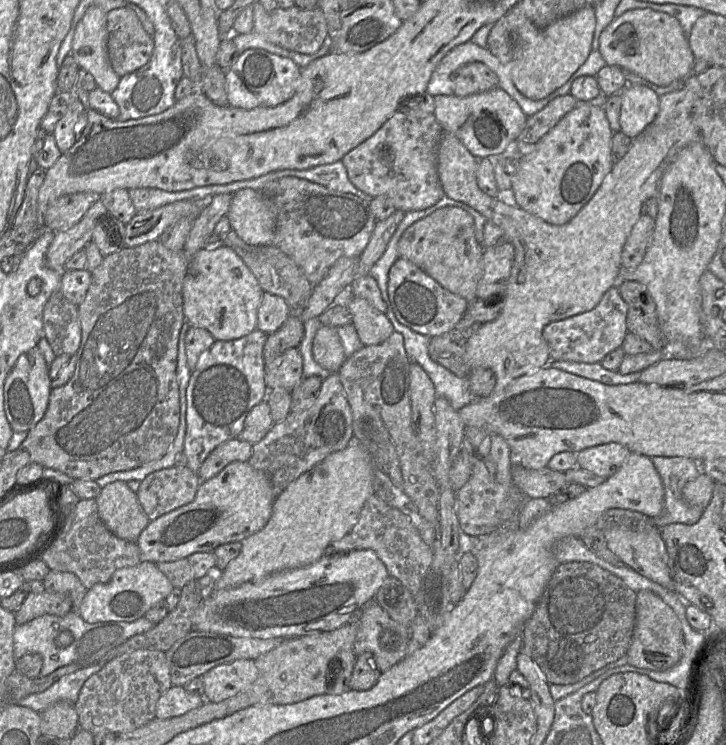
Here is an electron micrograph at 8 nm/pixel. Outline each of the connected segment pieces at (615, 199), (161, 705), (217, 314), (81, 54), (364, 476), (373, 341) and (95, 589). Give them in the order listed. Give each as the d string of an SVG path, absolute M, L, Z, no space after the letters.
M689 115L679 116L668 128L650 129L650 127L648 126L639 136L632 140L628 152L619 162L613 165L611 171L603 179L600 187L594 193L592 198L578 211L578 213L570 221L563 225L553 225L516 206L508 198L495 198L485 194L477 184L476 172L479 159L474 157L453 133L449 131L443 132L437 152L437 170L444 195L453 200L460 201L464 204L469 205L480 214L482 214L486 218L486 221L490 221L497 225L504 232L507 238L506 242L510 242L514 246L515 250L514 261L506 290L503 296L499 299L501 302L501 311L499 316L491 322L483 323L481 327L466 340L466 356L468 365L470 367L470 372L473 367L477 366L491 369L495 373L496 377L496 383L493 391L502 391L516 378L548 366L551 358L548 344L543 337L544 327L552 322L561 321L593 309L599 303L602 296L609 288L617 286L621 268L622 249L632 230L632 227L635 225L641 215L642 204L651 197L657 196L659 182L663 175L663 172L670 161L674 158L678 150L696 141L700 141L700 134Z
M171 686L158 699L155 718L167 719L183 715L190 710L199 708L204 699L195 696L182 686Z
M223 243L212 248L202 247L189 261L183 282L183 310L190 326L208 330L215 340L230 341L257 329L258 309L264 291L257 279L234 250Z
M91 5L76 26L70 54L80 69L94 77L98 88L111 94L120 77L110 64L107 40L106 12L97 5Z
M353 441L346 448L331 453L312 469L300 475L276 496L266 525L244 539L239 555L222 572L217 572L212 590L256 582L273 573L305 567L316 562L331 542L350 533L357 523L364 503L374 495L373 471L374 464L370 455L359 443Z
M352 297L347 308L364 346L381 344L395 331L386 314L363 298Z
M141 561L135 566L116 570L109 582L96 583L92 586L87 591L78 614L87 623L133 622L144 617L155 604L165 600L173 588L168 578L157 568L156 563Z

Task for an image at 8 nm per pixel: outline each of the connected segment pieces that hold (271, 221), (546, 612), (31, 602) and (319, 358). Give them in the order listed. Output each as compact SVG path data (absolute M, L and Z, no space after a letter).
M245 188L233 194L227 216L237 235L250 245L273 245L277 208L261 191Z
M560 563L545 586L533 614L522 628L521 651L532 658L549 684L576 683L627 653L635 626L636 596L637 592L622 579L596 564Z
M30 592L14 613L15 622L16 625L21 625L45 614L64 616L71 608L72 600L68 594Z
M322 325L313 339L312 353L315 361L330 372L338 372L347 358L335 327Z

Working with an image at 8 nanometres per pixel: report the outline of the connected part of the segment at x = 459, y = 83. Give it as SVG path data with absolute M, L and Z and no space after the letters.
M470 62L460 66L450 76L454 95L465 97L482 93L498 86L498 77L485 64Z

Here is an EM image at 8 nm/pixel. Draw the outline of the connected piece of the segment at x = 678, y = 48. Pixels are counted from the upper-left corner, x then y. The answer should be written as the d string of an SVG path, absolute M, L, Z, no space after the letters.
M632 9L615 18L601 33L598 51L606 65L627 69L658 86L687 78L696 60L680 22L652 9Z

